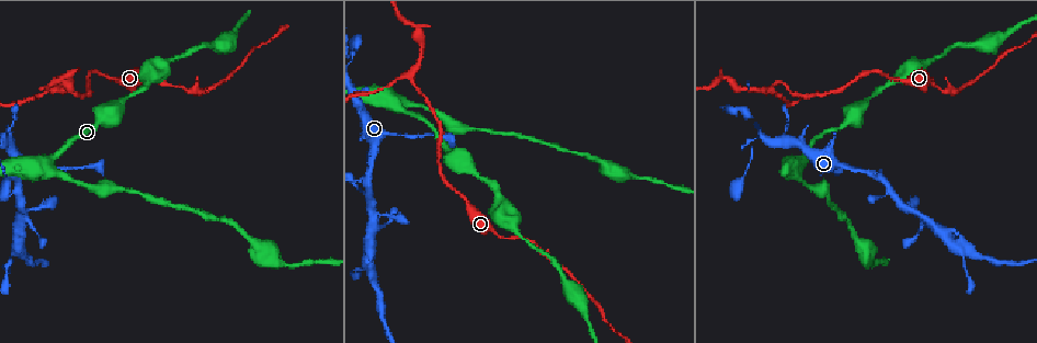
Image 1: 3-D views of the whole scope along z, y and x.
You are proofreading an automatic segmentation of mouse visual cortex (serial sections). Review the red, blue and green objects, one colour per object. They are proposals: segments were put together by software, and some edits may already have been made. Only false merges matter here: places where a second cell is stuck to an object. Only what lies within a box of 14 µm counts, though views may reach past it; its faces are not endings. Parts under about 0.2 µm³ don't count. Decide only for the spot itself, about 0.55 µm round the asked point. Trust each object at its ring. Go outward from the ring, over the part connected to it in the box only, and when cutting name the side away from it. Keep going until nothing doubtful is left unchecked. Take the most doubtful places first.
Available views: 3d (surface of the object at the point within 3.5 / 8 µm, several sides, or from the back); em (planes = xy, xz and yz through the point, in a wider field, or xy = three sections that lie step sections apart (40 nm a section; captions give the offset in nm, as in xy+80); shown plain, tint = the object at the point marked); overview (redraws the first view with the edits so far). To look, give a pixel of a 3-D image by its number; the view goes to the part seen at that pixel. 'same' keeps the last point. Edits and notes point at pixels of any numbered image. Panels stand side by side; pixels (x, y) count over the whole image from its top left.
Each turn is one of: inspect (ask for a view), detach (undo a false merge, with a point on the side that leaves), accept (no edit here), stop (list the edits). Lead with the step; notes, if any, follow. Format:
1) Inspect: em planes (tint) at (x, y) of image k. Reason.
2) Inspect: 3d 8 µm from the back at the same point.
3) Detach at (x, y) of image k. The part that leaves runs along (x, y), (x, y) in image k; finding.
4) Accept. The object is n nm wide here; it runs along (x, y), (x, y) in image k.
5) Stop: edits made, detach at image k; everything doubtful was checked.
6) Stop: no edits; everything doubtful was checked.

Inspect: 3d 3.5 µm from the back at (61, 84) of image 1.

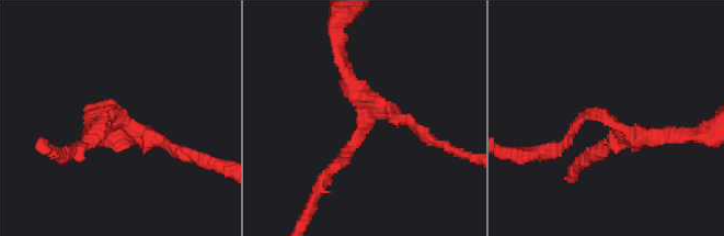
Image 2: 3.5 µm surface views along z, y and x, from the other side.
Inspect: em xy step 2 (tint) at (363, 119) of image 2. 3 arms meet here; the arms are 150, 150, 200 nm wide; now the EM.

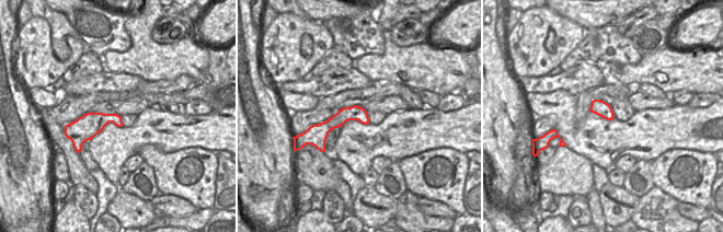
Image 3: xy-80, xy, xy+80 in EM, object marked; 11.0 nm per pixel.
Accept. It runs along (562, 145), (587, 114), (668, 134) in image 2; all the same cell.

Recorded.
Inspect: 3d 3.5 µm at (417, 29) of image 1. Abrupt turn.

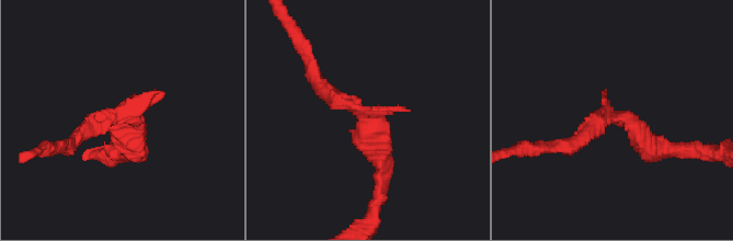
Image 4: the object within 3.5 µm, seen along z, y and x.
Inspect: em planes (tint) at (615, 115) of image 4.

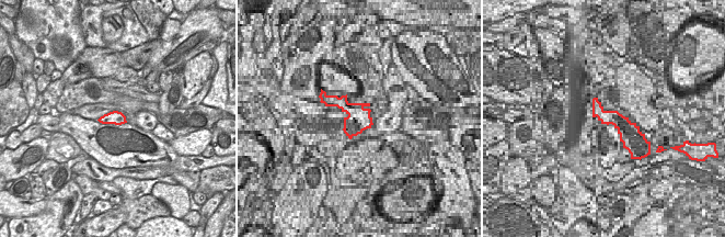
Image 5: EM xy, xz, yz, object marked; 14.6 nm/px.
Inspect: em xy step 2 (tint) at the same point.

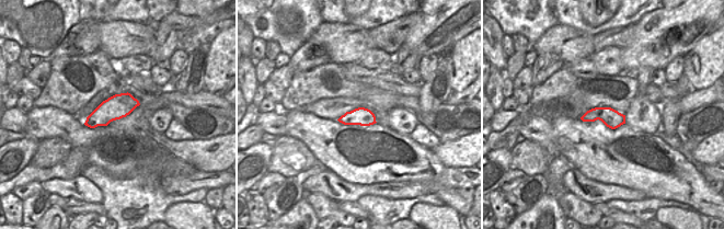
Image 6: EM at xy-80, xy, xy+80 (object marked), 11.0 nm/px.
Accept. It runs along (380, 175), (367, 116), (317, 80) in image 4; continuous, no second cell.

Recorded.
Inspect: 3d 3.5 µm at (368, 194) of image 1. Two arms in line, one across.

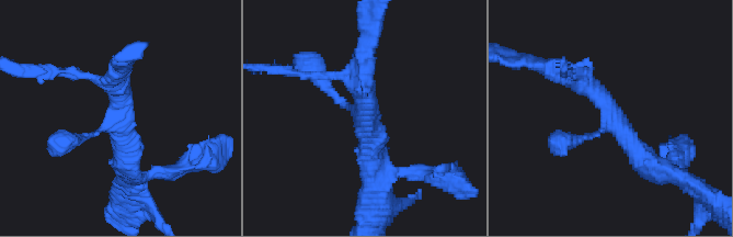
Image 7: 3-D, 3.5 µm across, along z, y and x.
Inspect: em planes (plain) at (366, 116) of image 7. 3 arms meet here; the arms are 150, 300, 300 nm wide; need the tissue.

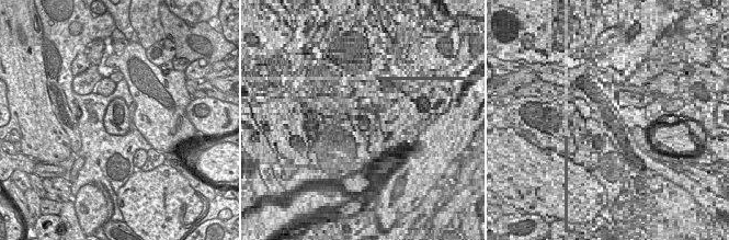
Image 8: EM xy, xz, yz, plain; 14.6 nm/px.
Inspect: em planes (tint) at the same point.

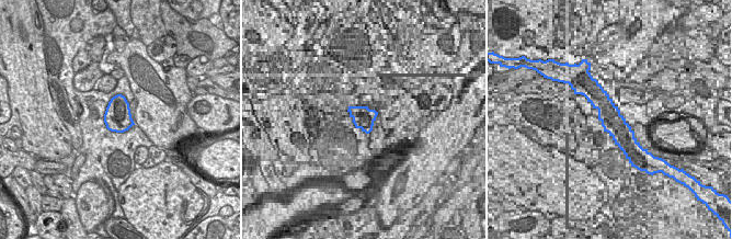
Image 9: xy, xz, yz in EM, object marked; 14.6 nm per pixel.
Accept. It runs along (554, 71), (588, 85), (659, 172) in image 7; continuous, no second cell.

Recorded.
Stop: no edits; everything doubtful was checked.

